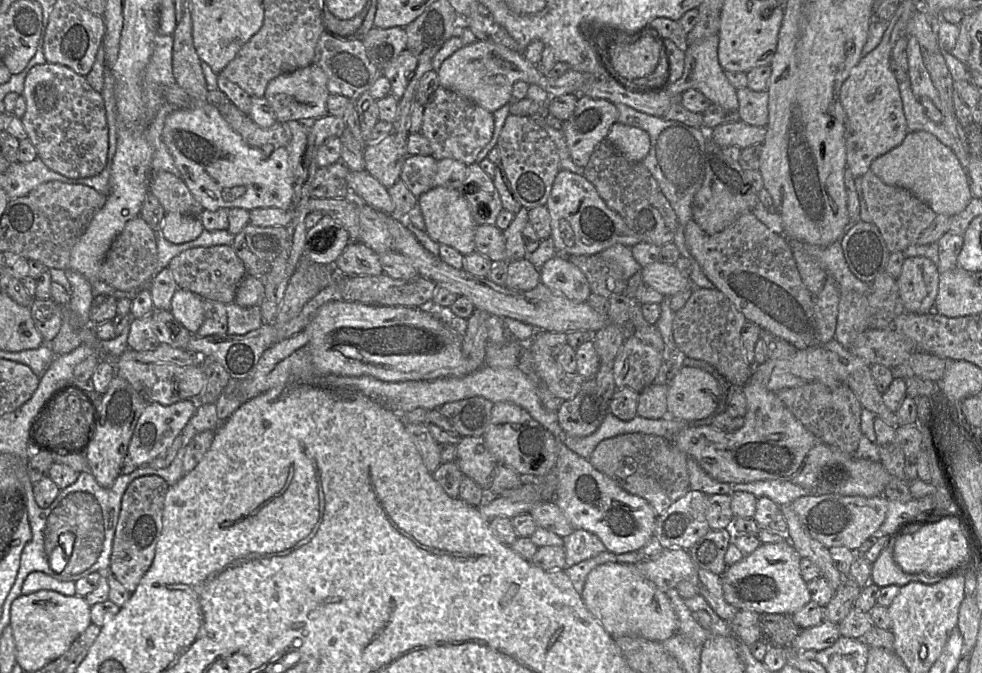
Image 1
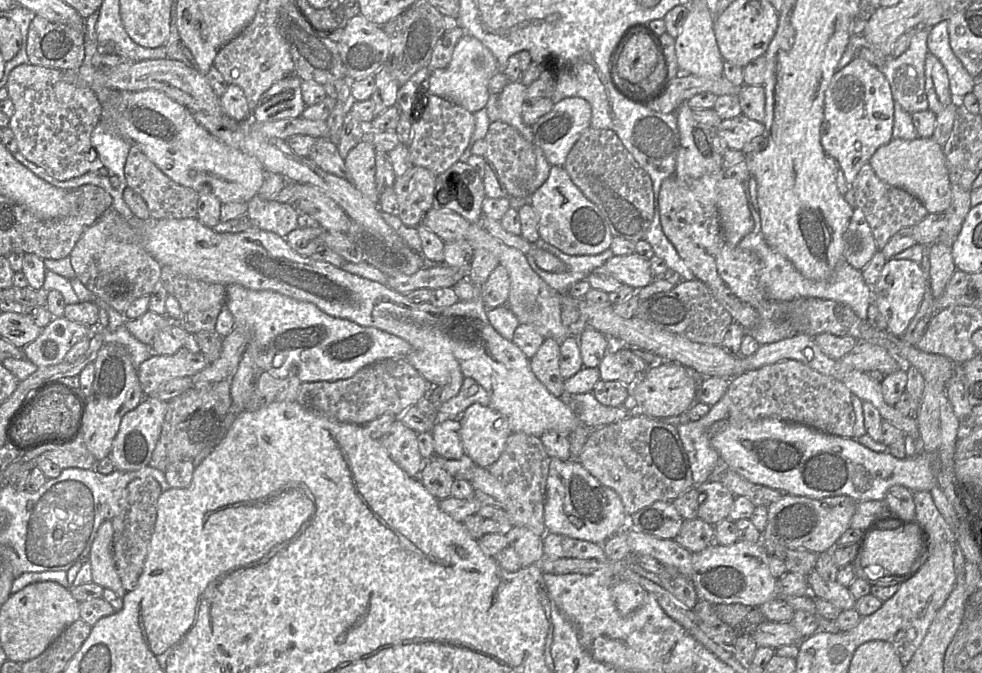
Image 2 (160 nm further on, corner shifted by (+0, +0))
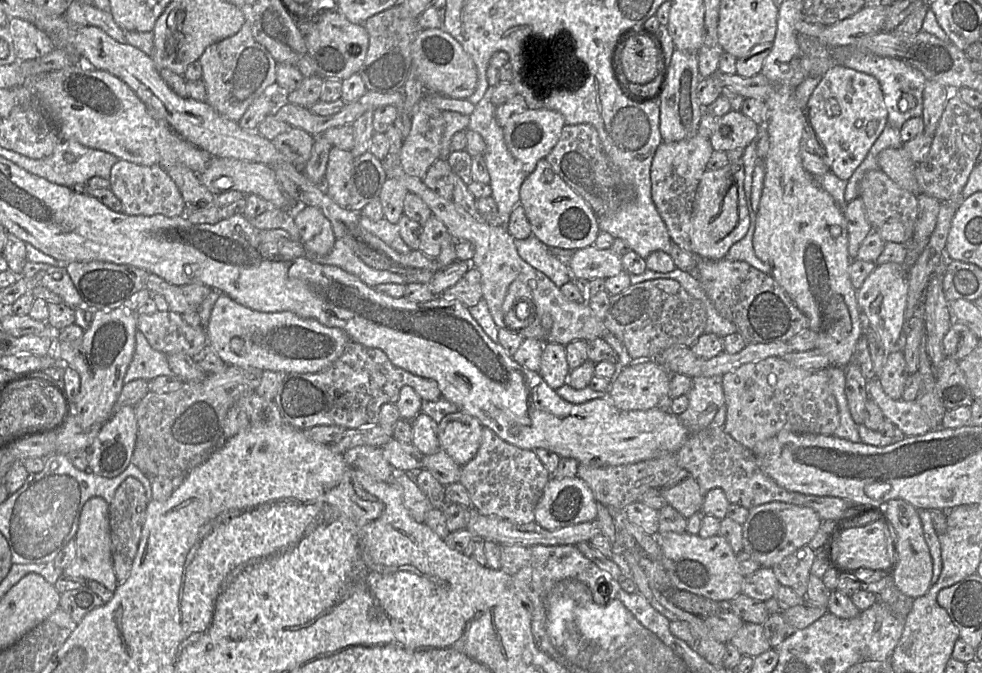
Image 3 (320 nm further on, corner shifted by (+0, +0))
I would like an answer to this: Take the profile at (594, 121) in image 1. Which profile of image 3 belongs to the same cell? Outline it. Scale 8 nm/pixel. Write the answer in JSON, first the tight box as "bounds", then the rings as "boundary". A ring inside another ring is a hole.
{"bounds":[502,108,565,174],"boundary":[[[539,108],[513,114],[502,128],[508,150],[520,161],[524,172],[530,174],[537,162],[545,158],[555,146],[565,125],[564,117],[559,112]]]}

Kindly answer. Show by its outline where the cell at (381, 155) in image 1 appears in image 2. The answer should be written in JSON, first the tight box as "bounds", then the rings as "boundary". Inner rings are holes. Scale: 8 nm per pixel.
{"bounds":[344,141,380,203],"boundary":[[[361,141],[344,158],[348,180],[375,203],[380,198],[375,182],[376,152],[376,148],[371,143]]]}

